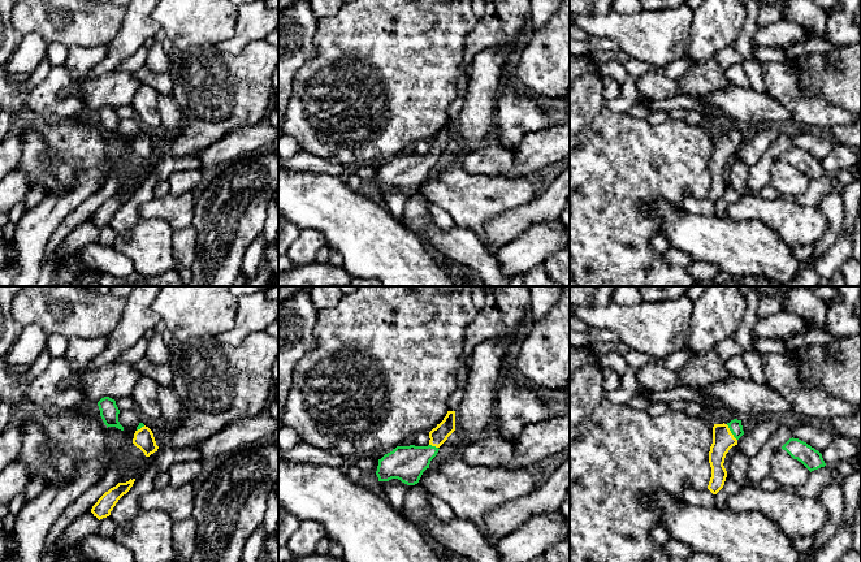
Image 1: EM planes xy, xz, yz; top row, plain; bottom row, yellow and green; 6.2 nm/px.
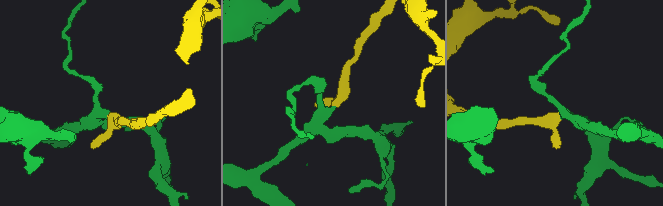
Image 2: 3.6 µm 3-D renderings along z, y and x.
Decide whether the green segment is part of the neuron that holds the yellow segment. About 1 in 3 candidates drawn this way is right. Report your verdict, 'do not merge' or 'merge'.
merge

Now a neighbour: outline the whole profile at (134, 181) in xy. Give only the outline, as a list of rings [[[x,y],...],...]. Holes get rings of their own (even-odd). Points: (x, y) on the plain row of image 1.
[[[155,160],[150,165],[146,165],[146,168],[140,176],[130,176],[130,178],[127,181],[129,186],[133,189],[133,187],[137,187],[138,185],[140,185],[144,181],[144,178],[155,169],[156,161],[157,160]]]

